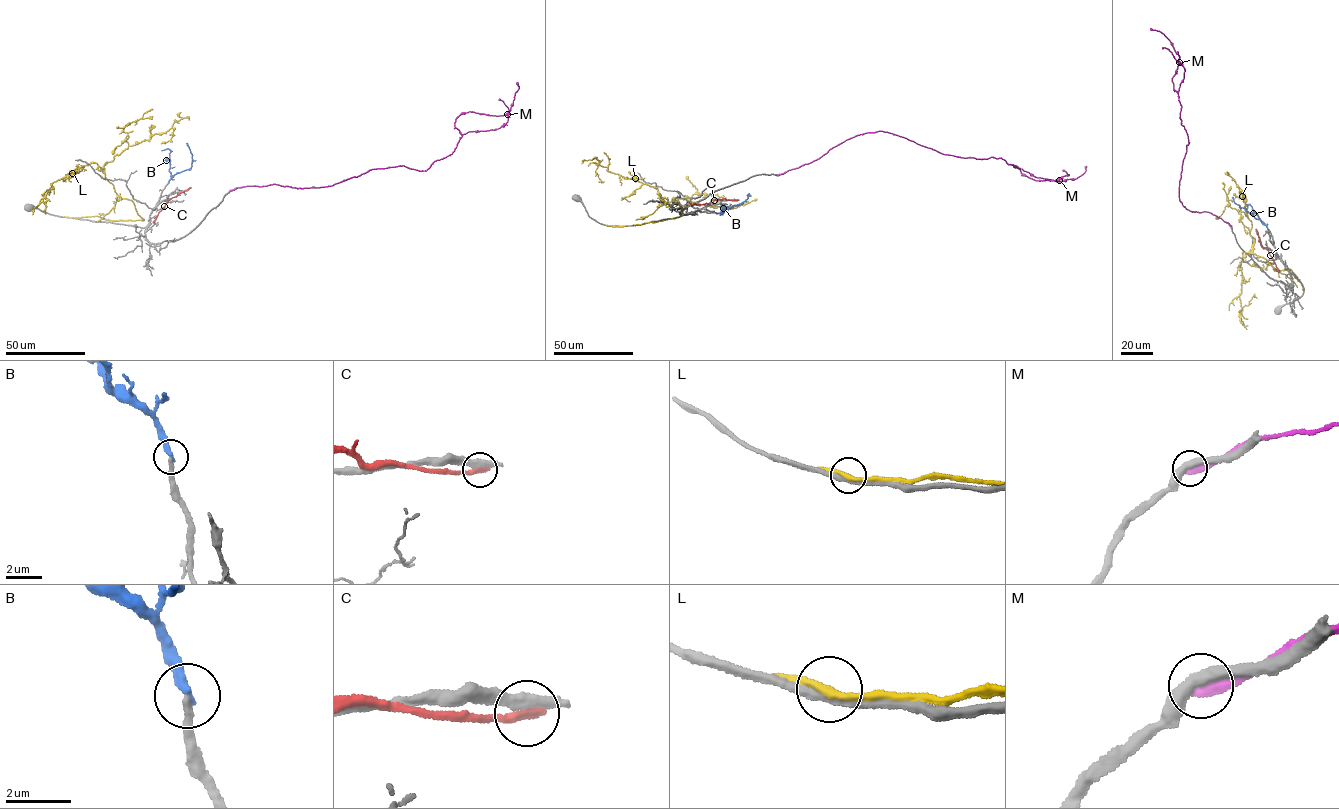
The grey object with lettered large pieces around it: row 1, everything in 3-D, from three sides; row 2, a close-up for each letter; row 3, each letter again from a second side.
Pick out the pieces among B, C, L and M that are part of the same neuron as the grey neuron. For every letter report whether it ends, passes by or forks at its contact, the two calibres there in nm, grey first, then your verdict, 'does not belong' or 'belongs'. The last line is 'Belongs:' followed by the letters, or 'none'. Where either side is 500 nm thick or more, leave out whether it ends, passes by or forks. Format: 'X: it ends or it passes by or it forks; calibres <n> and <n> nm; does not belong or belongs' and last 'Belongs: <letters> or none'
B: it ends; calibres 260 and 320 nm; belongs
C: it ends; calibres 320 and 340 nm; does not belong
L: it passes by; calibres 300 and 260 nm; does not belong
M: calibres 400 and 500 nm; does not belong
Belongs: B

